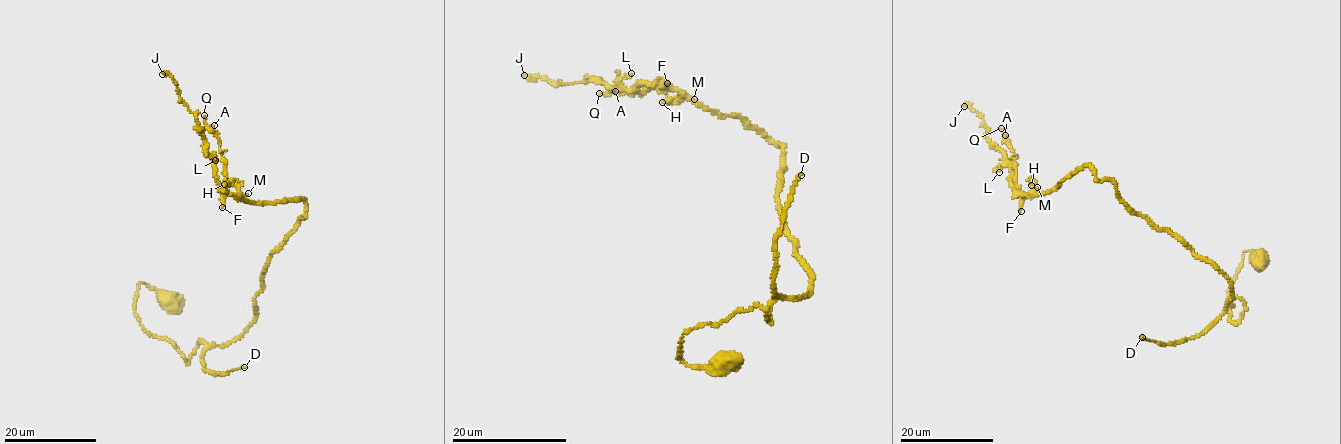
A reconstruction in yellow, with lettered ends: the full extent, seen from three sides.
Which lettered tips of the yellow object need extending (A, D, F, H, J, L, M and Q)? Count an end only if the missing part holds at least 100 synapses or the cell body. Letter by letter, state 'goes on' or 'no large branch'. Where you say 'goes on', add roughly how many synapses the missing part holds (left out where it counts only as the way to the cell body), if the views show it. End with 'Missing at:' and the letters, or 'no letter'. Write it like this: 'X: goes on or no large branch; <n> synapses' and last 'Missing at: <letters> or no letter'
A: no large branch
D: goes on; 650 synapses
F: no large branch
H: no large branch
J: no large branch
L: no large branch
M: no large branch
Q: no large branch
Missing at: D

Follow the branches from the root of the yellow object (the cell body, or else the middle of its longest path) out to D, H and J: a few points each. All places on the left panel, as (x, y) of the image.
D: (169, 299), (138, 285), (134, 312), (145, 330), (172, 343), (187, 362), (201, 340), (205, 370), (244, 367)
H: (169, 299), (140, 283), (135, 316), (186, 362), (233, 342), (304, 216), (224, 184)
J: (169, 299), (140, 283), (135, 316), (186, 362), (201, 340), (233, 342), (306, 206), (226, 193), (162, 74)

